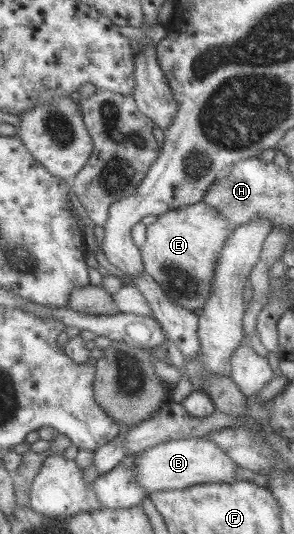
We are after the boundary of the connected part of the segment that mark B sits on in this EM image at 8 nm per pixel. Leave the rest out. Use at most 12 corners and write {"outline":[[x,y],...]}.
{"outline":[[206,437],[171,440],[136,459],[147,497],[236,482],[238,462]]}

